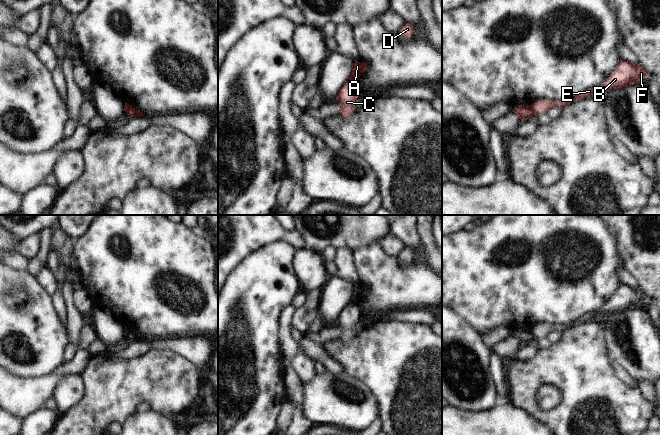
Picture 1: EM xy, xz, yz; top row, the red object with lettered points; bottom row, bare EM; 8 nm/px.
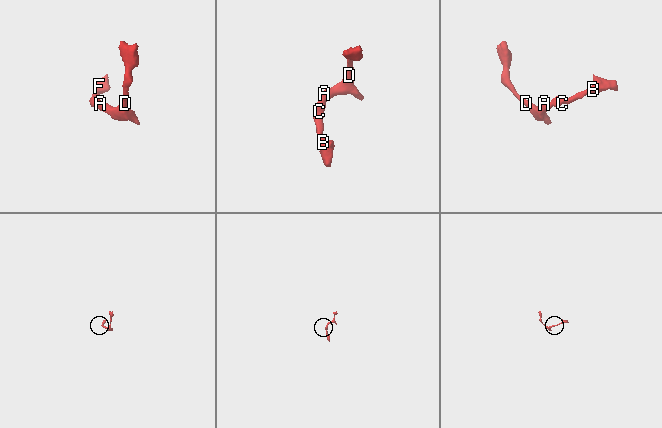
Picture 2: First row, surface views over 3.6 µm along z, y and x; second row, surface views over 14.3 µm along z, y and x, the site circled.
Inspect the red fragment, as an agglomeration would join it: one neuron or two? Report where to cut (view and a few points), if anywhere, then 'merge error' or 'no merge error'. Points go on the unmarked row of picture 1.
cut in yz along (529, 330), (534, 337); merge error

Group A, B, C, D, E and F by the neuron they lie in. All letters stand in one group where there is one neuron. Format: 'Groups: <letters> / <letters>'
Groups: A D / B C E F

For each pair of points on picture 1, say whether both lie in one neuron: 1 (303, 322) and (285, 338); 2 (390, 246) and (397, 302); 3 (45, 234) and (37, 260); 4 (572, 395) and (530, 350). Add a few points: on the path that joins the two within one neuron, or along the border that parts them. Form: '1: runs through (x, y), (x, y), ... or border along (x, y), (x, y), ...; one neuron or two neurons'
1: border along (296, 309), (290, 327); two neurons
2: border along (378, 242), (386, 253), (397, 256); two neurons
3: runs through (44, 240), (41, 254); one neuron
4: border along (538, 350), (528, 359), (515, 359); two neurons

